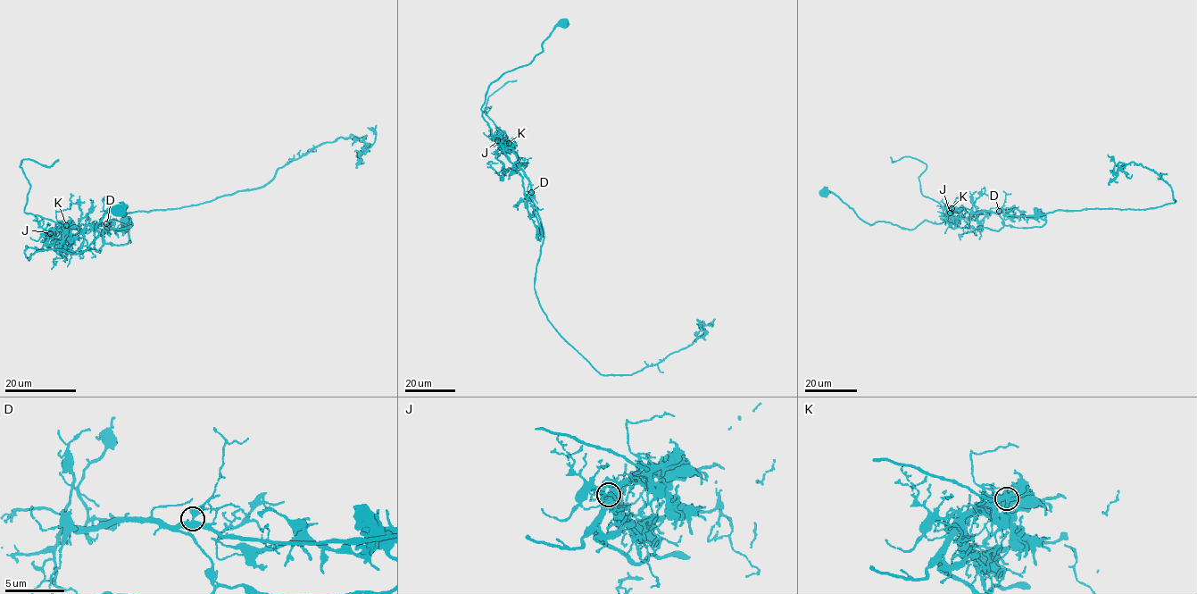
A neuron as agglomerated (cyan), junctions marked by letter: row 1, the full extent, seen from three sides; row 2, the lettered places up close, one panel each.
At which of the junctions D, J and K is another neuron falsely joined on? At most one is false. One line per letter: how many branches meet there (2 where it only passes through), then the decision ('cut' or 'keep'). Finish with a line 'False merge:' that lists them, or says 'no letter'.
D: 4 | keep
J: 4 | keep
K: 4 | cut
False merge: K

